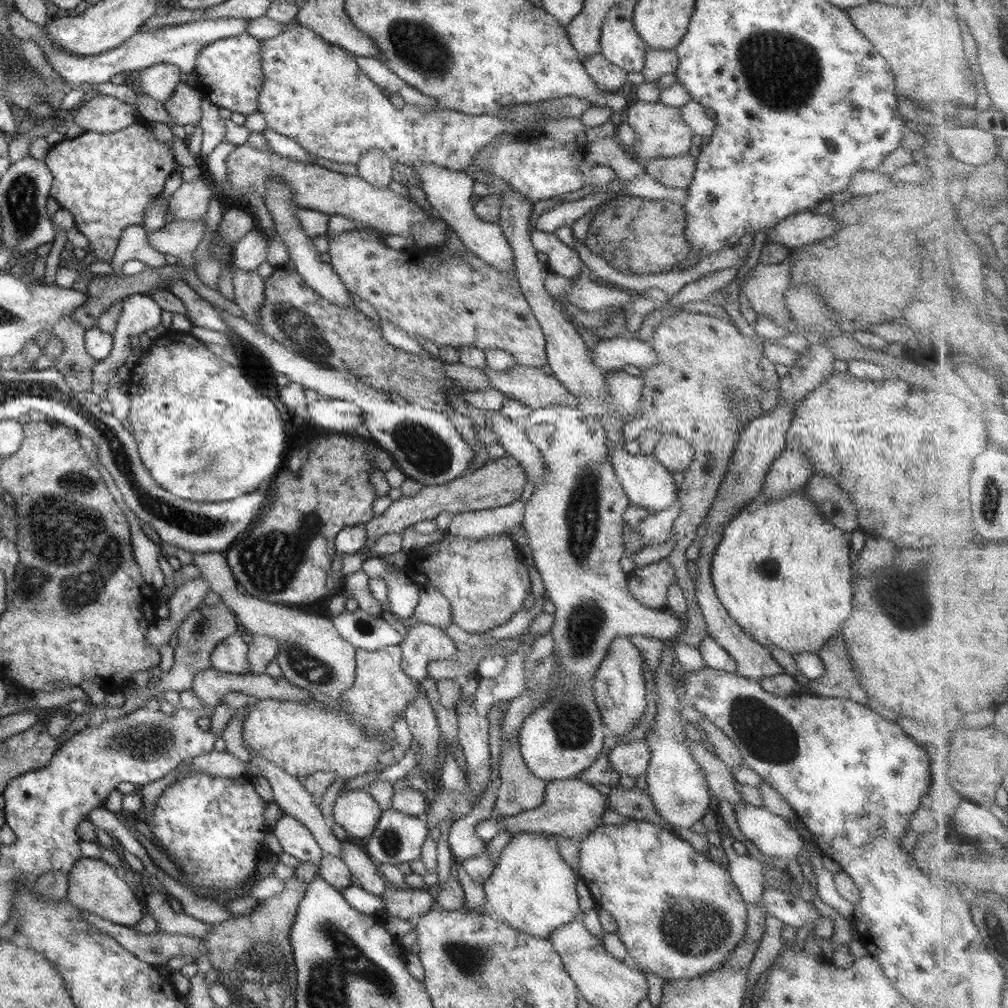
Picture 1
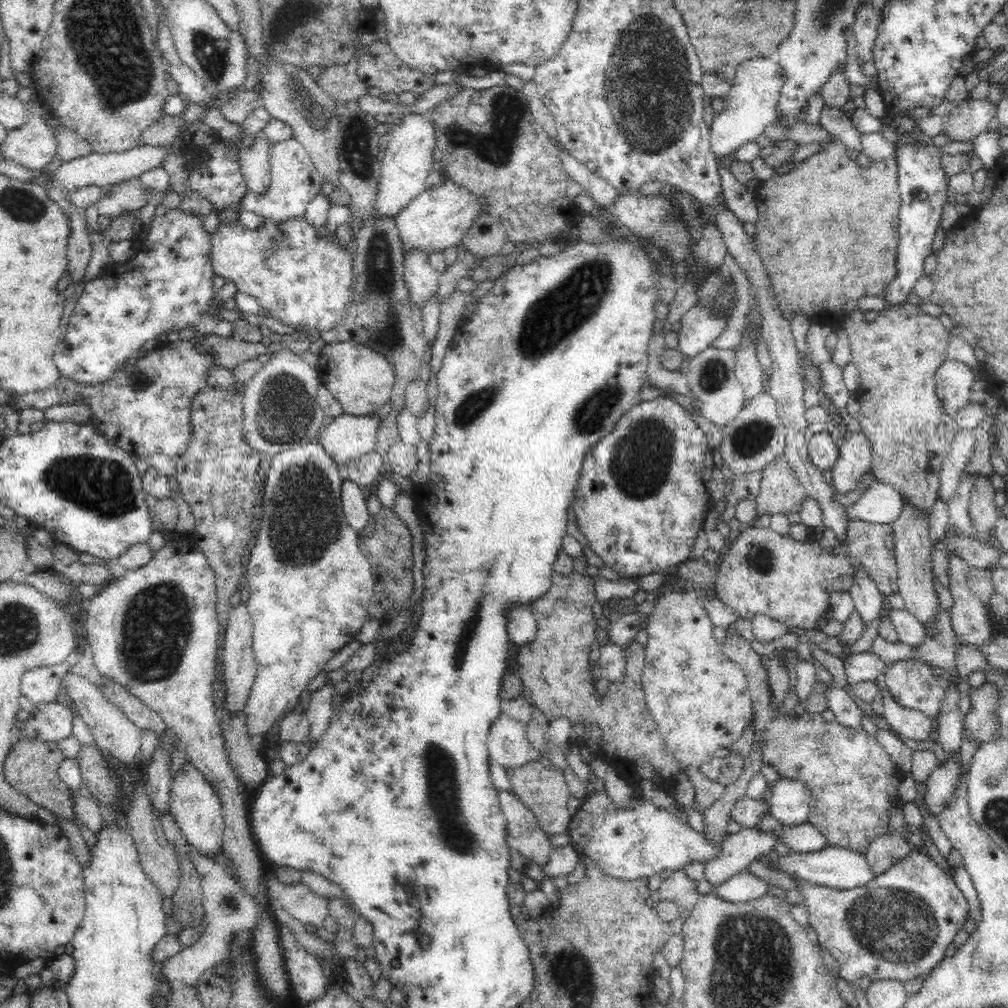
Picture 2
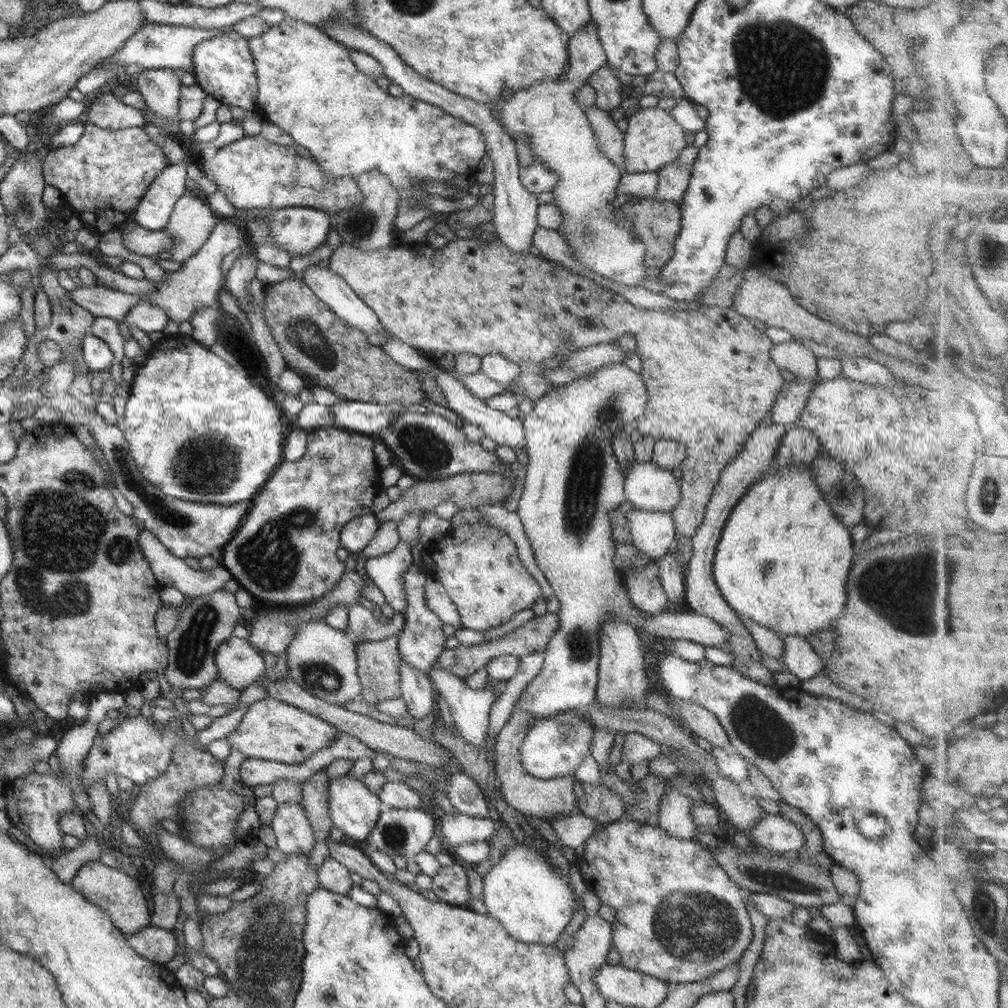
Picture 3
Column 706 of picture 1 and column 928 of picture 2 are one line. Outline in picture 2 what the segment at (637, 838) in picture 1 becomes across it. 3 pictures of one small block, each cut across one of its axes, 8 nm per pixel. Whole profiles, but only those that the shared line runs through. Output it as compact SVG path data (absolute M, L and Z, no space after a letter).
M912 846L912 850L909 855L902 860L899 860L892 868L889 868L881 875L874 877L868 884L858 888L851 888L850 890L838 890L831 889L825 886L815 885L806 880L802 880L797 876L789 877L795 882L796 887L802 895L802 903L806 905L809 914L809 924L816 931L819 944L827 948L832 956L840 964L840 973L838 978L842 978L846 983L855 984L860 981L863 976L870 976L872 982L882 980L898 980L905 983L908 980L917 978L919 975L927 976L936 966L939 960L945 957L946 948L948 944L952 943L952 940L958 931L964 927L966 922L966 914L968 914L969 908L962 891L958 889L956 883L952 880L949 873L943 873L940 868L930 859L926 853Z

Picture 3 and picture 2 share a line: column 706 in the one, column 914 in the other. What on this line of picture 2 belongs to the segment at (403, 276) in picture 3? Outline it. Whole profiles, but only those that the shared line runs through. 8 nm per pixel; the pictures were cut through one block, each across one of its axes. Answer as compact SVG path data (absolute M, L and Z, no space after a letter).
M904 302L902 304L896 304L890 306L890 308L880 312L879 316L874 321L864 320L865 312L856 308L856 310L847 314L843 318L842 327L845 329L849 338L851 346L852 363L857 368L861 380L861 387L866 388L864 394L870 396L872 402L872 412L866 414L866 418L862 420L859 418L861 424L861 430L868 437L872 445L872 460L871 470L875 474L878 481L882 483L890 484L900 495L904 495L916 509L924 510L924 513L929 513L932 506L936 503L937 496L940 488L941 468L943 460L946 458L947 452L950 448L954 435L958 432L956 421L952 417L946 415L942 411L942 403L938 399L935 391L935 374L938 367L947 359L947 344L949 342L949 332L944 329L940 319L933 316L922 314L917 305Z

